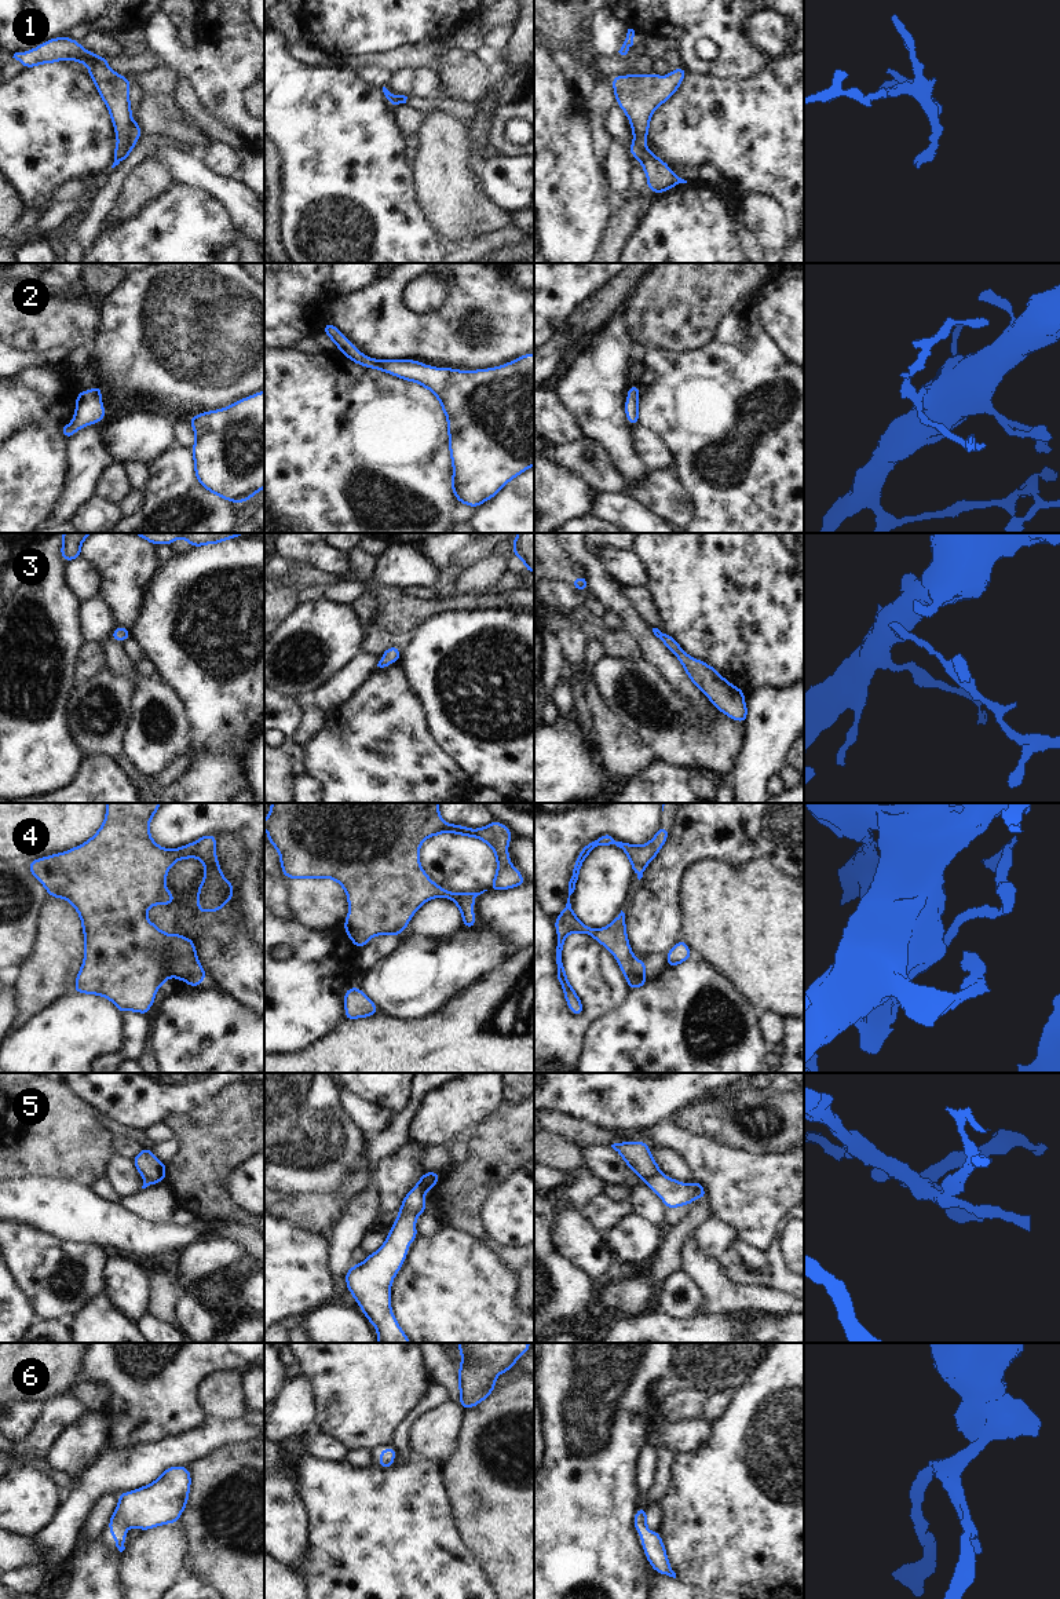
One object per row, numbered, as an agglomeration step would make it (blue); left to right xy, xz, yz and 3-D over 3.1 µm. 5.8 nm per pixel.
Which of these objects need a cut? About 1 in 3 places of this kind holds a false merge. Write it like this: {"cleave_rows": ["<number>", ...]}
{"cleave_rows": ["4", "5"]}

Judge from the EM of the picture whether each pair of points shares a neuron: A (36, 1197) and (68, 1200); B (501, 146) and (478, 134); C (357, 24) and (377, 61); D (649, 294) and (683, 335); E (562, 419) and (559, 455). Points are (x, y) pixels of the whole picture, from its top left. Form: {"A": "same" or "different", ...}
{"A": "same", "B": "different", "C": "different", "D": "same", "E": "different"}

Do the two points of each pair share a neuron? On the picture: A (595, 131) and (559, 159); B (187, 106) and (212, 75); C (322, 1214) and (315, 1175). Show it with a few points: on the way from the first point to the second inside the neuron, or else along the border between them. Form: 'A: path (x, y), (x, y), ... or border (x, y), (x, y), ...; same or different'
A: border (582, 105), (592, 154), (602, 165); different
B: border (175, 72), (187, 80), (198, 101), (216, 119); different
C: border (347, 1176), (336, 1192), (285, 1192); different

